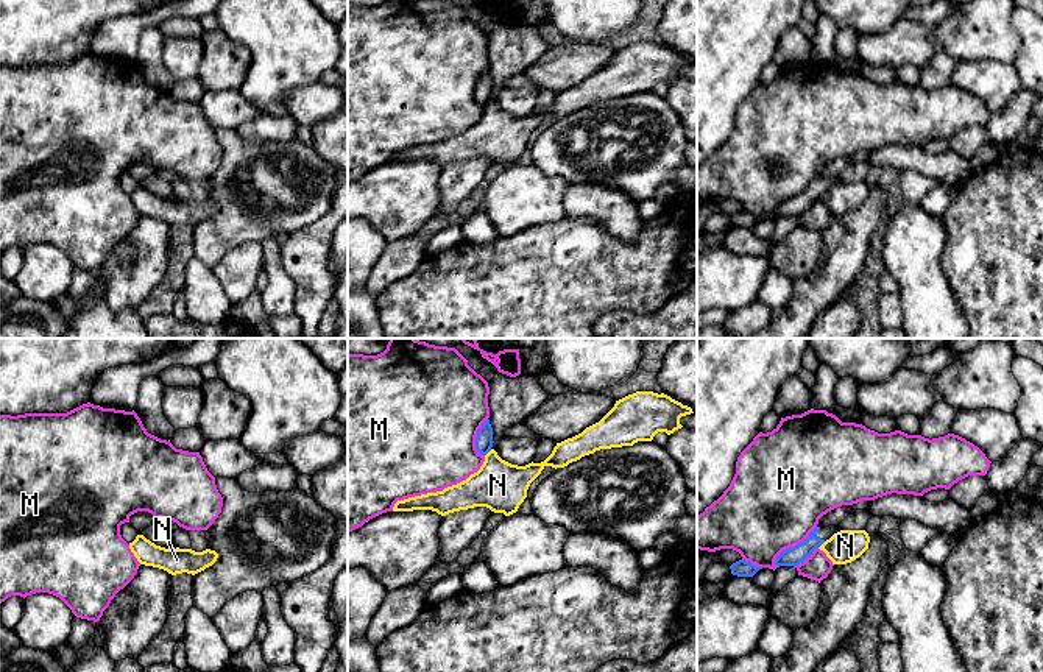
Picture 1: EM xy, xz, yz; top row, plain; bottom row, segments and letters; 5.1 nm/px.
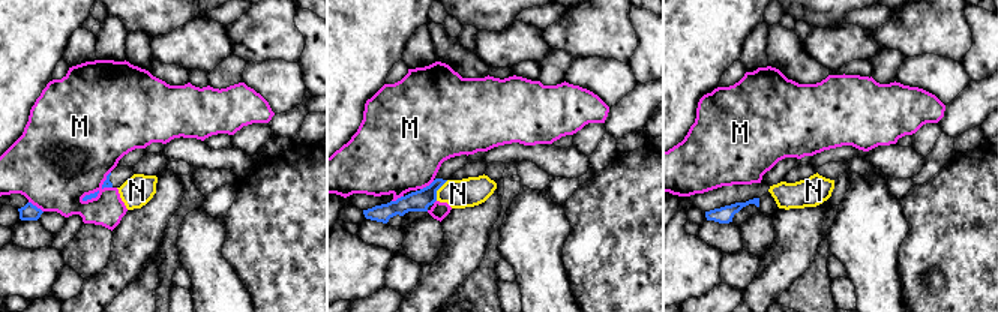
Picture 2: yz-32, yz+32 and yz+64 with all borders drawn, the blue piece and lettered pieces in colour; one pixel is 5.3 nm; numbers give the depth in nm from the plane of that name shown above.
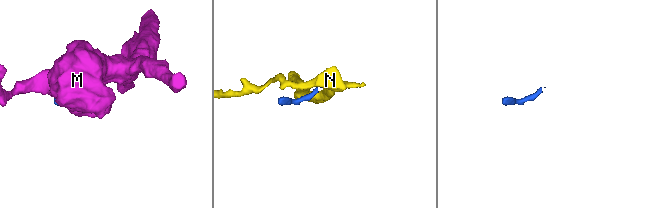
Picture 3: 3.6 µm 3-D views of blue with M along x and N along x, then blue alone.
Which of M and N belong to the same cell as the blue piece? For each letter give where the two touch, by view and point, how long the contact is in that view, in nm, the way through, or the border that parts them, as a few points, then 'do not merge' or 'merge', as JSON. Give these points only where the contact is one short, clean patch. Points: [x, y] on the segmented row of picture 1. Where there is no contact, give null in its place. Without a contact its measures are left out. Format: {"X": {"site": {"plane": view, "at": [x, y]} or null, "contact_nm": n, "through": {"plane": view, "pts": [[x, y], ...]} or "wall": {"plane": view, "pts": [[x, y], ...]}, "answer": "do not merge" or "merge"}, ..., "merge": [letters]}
{"M": {"site": {"plane": "yz", "at": [794, 546]}, "contact_nm": 300, "answer": "do not merge"}, "N": {"site": {"plane": "yz", "at": [820, 544]}, "contact_nm": 60, "wall": {"plane": "yz", "pts": [[825, 541], [817, 548]]}, "answer": "do not merge"}, "merge": []}

